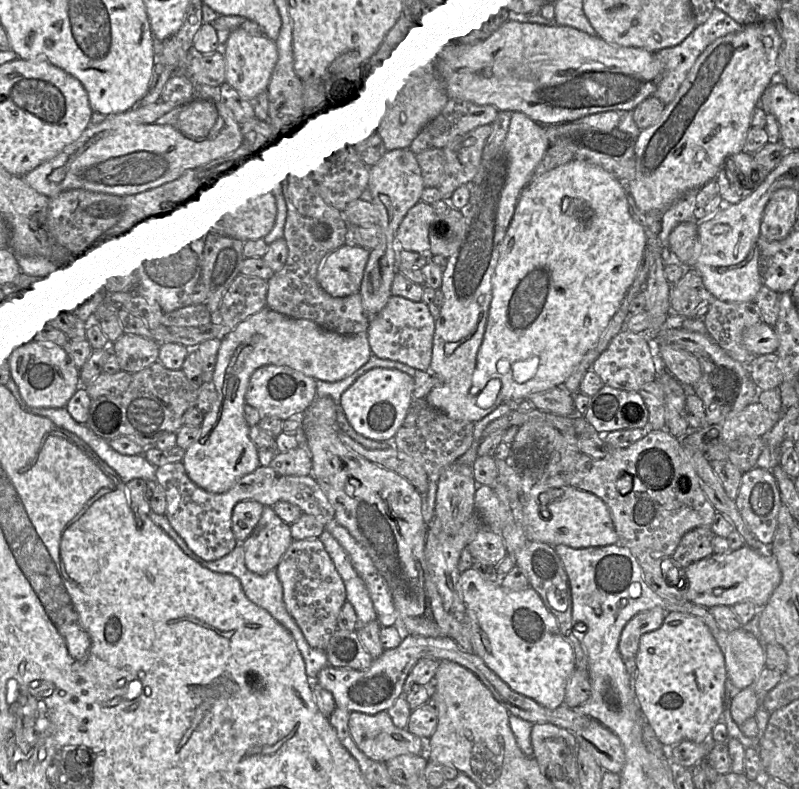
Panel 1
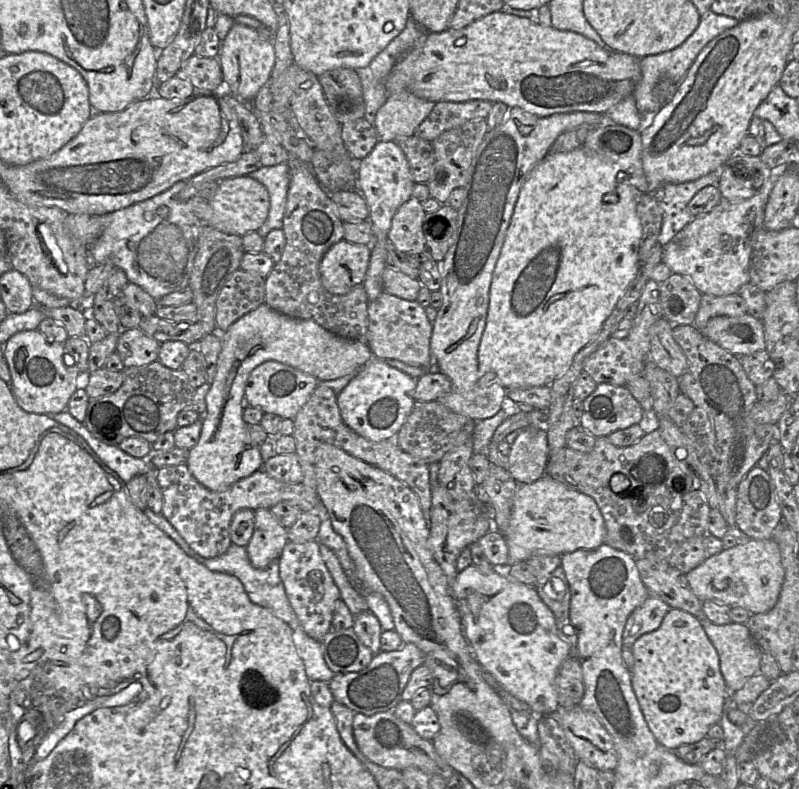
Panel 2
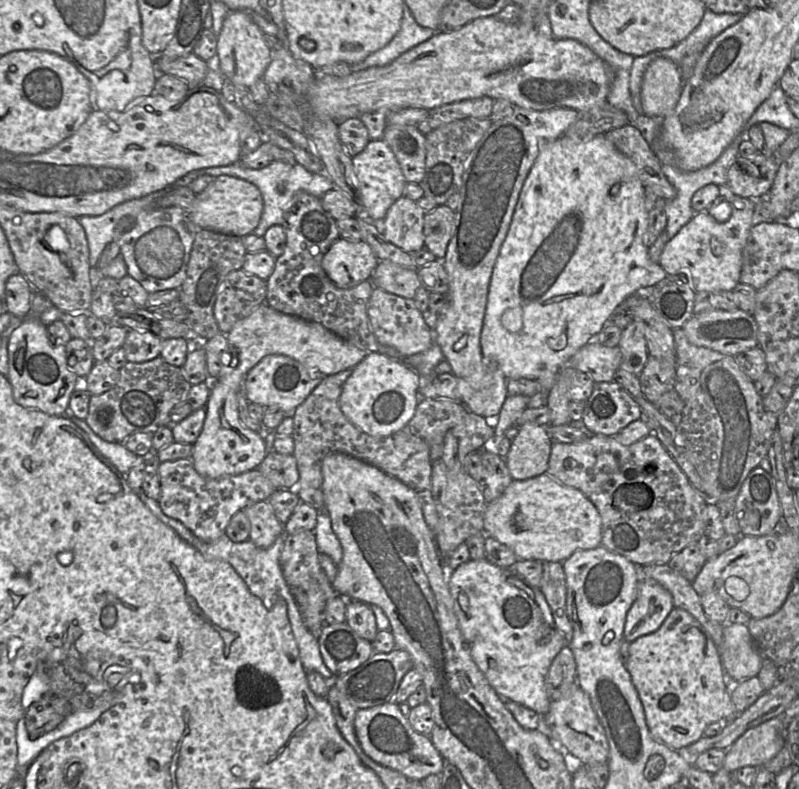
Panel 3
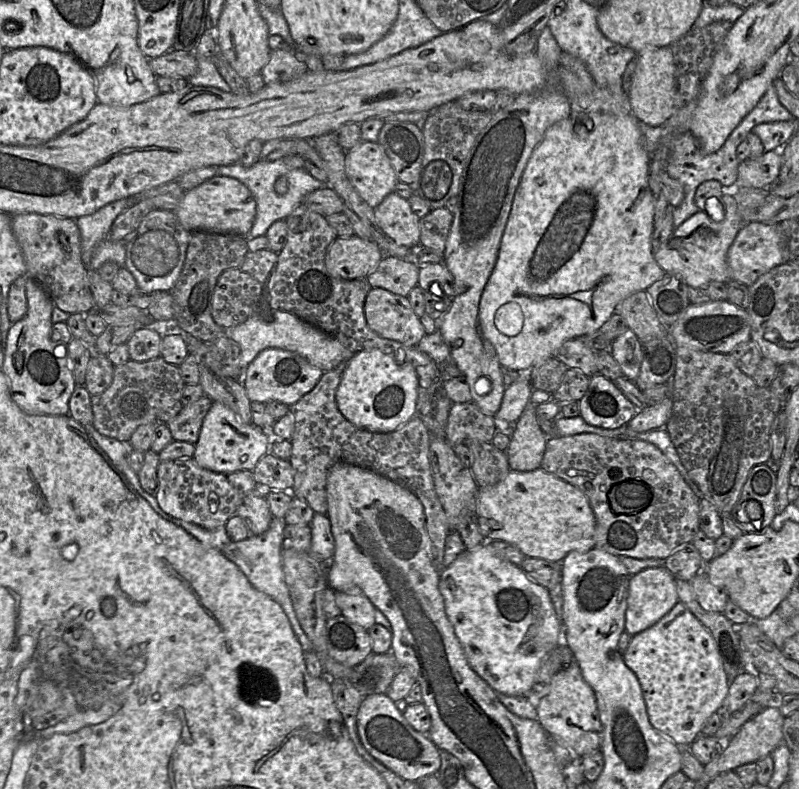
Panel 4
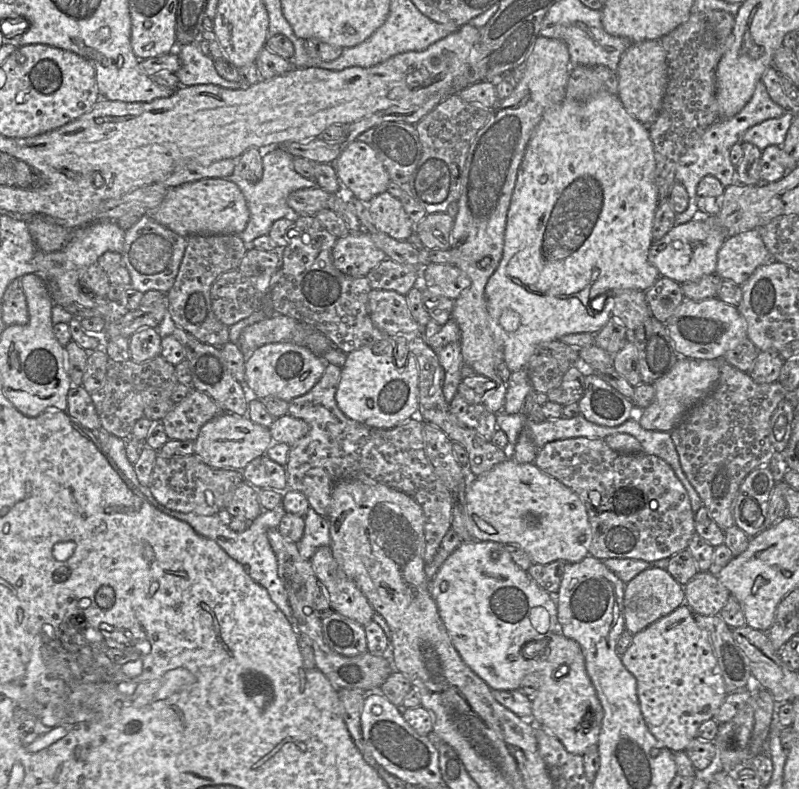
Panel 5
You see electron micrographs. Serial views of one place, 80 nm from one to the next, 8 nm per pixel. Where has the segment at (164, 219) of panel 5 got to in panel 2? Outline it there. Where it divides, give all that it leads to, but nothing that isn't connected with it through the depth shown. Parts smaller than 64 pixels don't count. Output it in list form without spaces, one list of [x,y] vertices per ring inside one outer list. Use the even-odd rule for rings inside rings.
[[[249,175],[221,180],[214,197],[209,202],[213,215],[204,223],[221,232],[240,237],[249,232],[257,231],[266,221],[270,209],[267,189]]]

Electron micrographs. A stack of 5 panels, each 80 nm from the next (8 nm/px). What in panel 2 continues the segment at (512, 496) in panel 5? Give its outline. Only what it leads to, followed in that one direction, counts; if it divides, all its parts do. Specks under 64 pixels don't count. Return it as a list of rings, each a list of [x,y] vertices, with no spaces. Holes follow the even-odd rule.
[[[547,473],[530,484],[520,484],[504,538],[508,547],[507,566],[533,556],[561,556],[579,549],[596,549],[605,543],[606,526],[594,499],[568,489]]]

